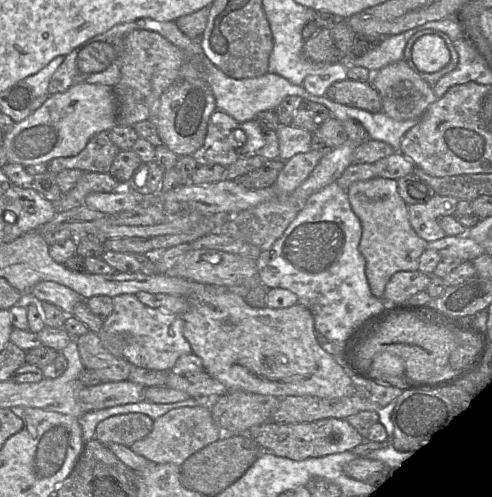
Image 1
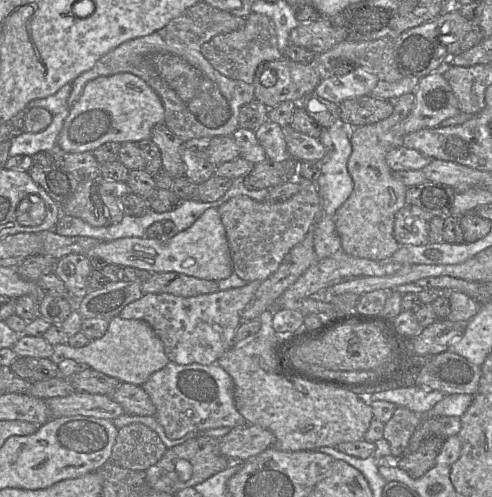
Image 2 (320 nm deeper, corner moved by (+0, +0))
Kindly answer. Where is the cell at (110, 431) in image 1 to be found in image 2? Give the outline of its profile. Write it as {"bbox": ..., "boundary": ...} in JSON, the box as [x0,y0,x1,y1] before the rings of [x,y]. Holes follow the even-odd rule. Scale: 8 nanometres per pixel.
{"bbox":[109,423,166,471],"boundary":[[[131,423],[118,430],[109,461],[123,468],[146,471],[166,451],[155,431],[144,424]]]}

